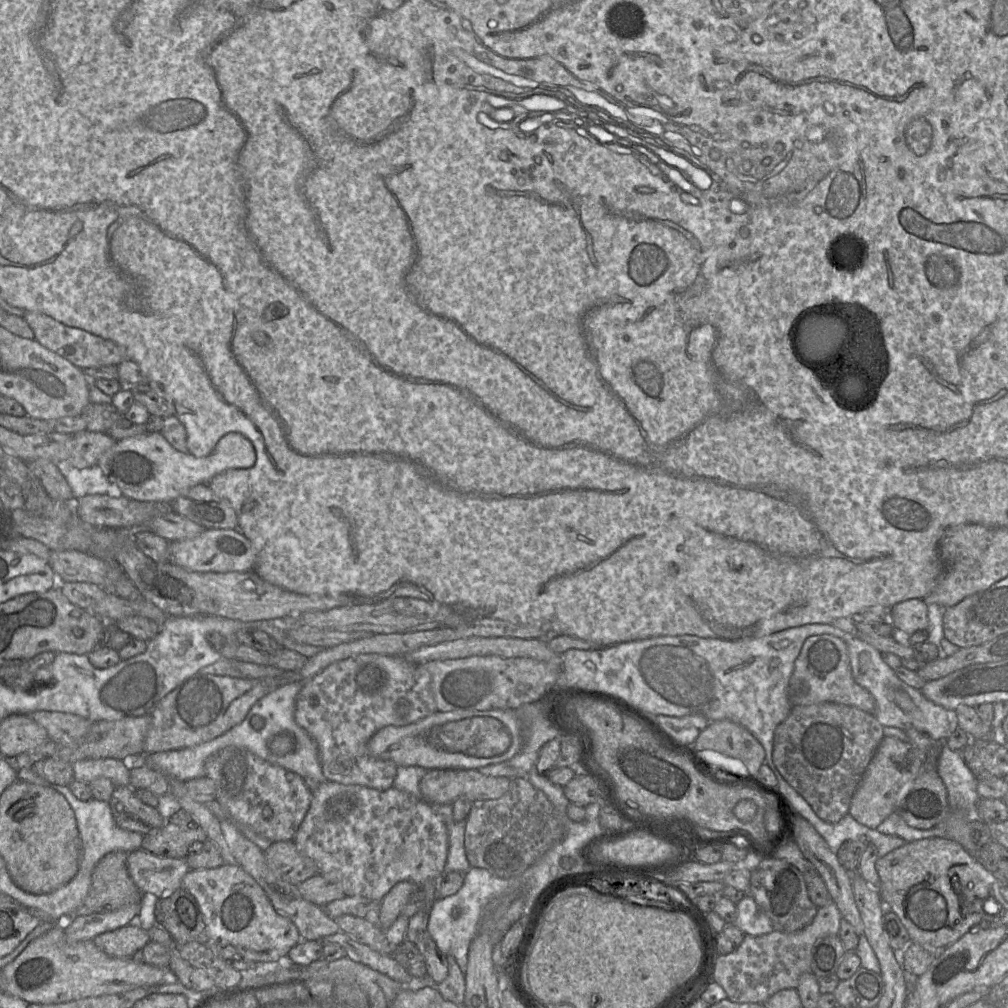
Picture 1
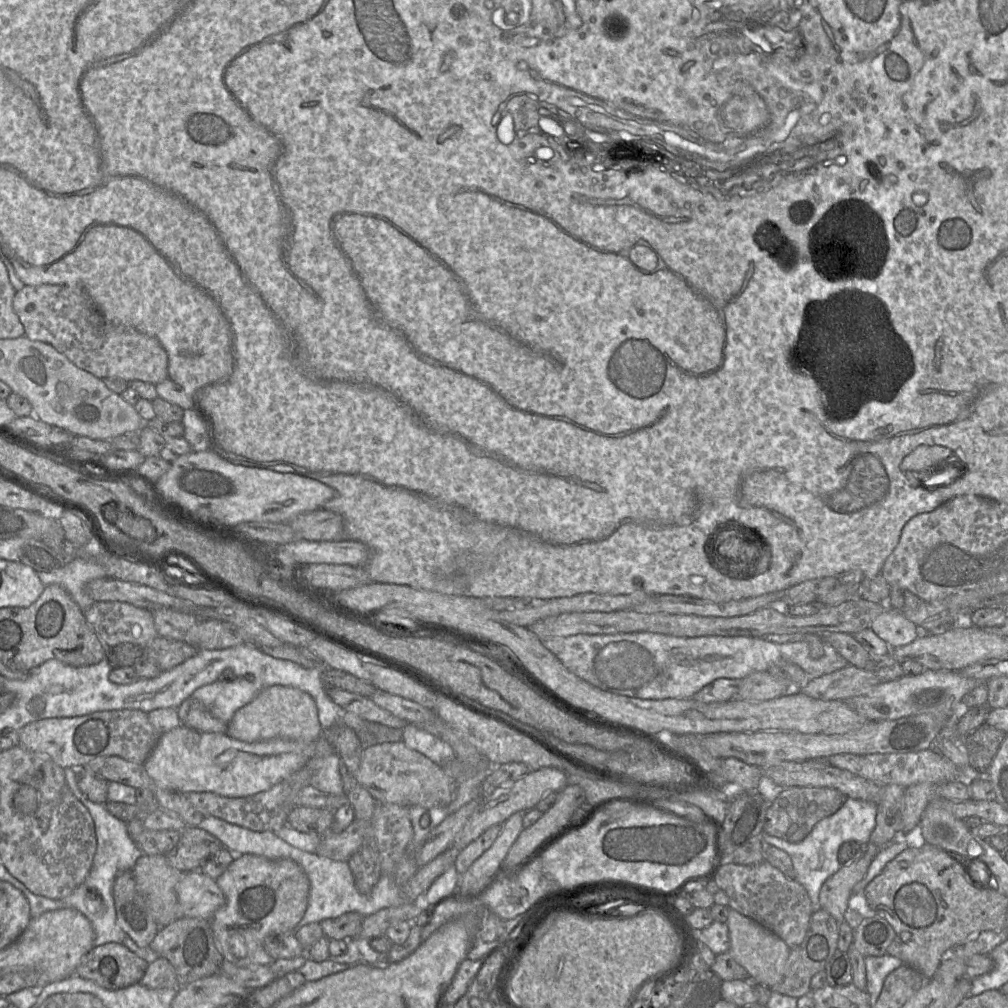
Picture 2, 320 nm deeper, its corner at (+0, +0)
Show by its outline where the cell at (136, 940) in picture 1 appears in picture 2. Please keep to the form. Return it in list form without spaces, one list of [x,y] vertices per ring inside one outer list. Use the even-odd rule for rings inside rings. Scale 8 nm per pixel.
[[[111,942],[85,955],[75,974],[107,990],[119,990],[140,983],[148,965],[122,943]]]

